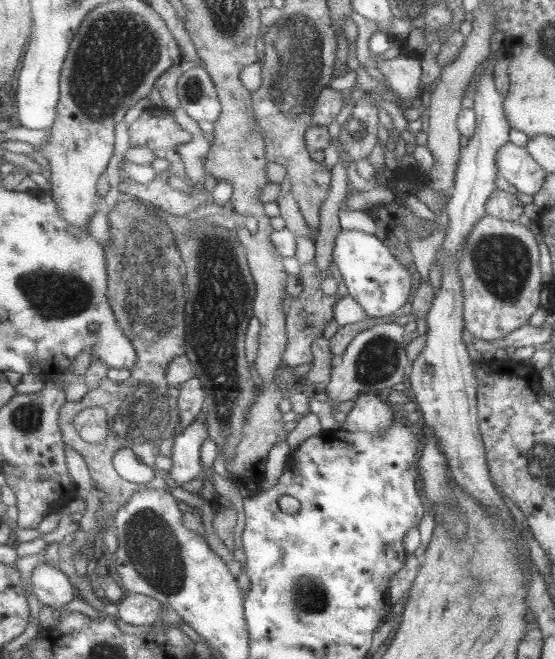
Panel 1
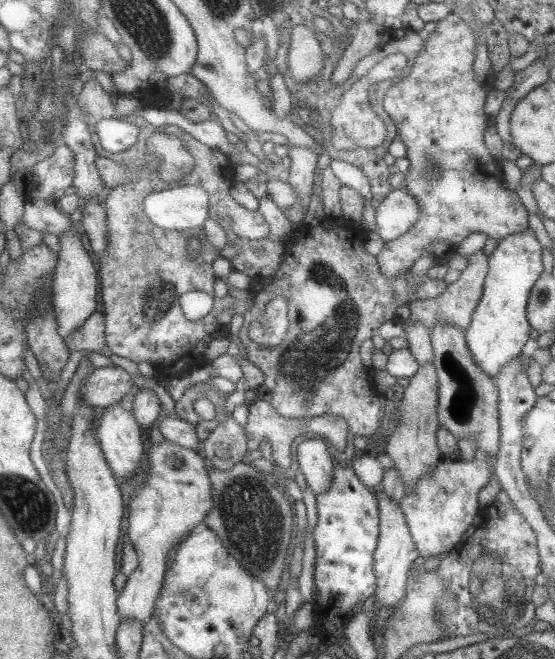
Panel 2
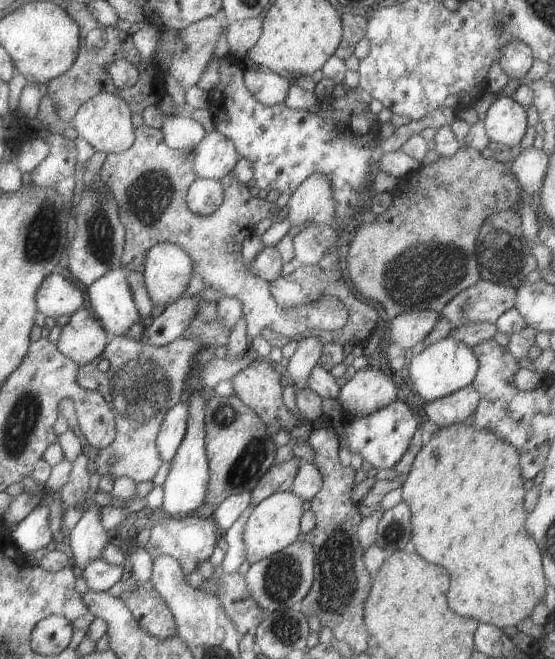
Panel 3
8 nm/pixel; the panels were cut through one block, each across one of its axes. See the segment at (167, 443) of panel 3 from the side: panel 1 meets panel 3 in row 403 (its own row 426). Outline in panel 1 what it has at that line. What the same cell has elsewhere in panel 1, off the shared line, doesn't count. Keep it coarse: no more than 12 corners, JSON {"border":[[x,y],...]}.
{"border":[[197,376],[179,388],[179,435],[205,411],[205,389]]}

